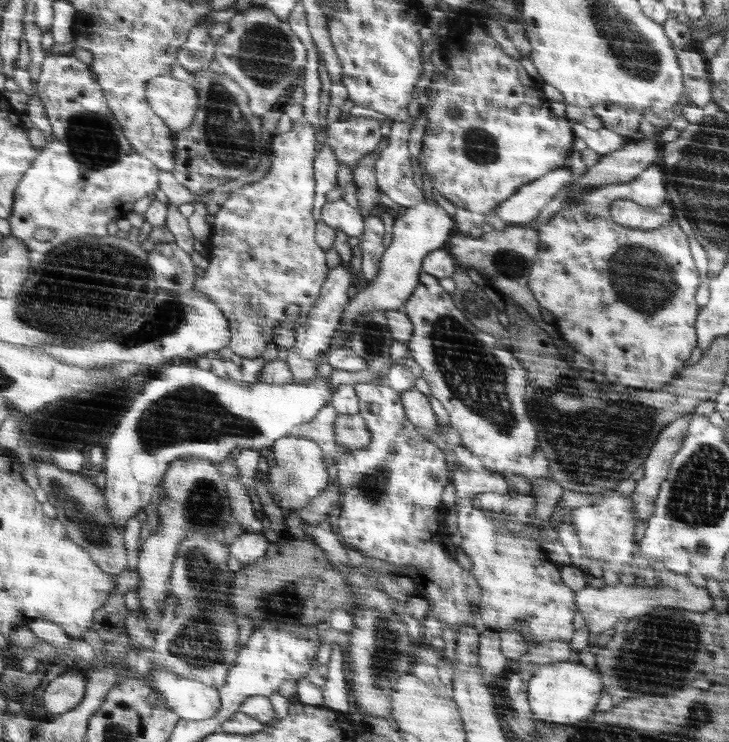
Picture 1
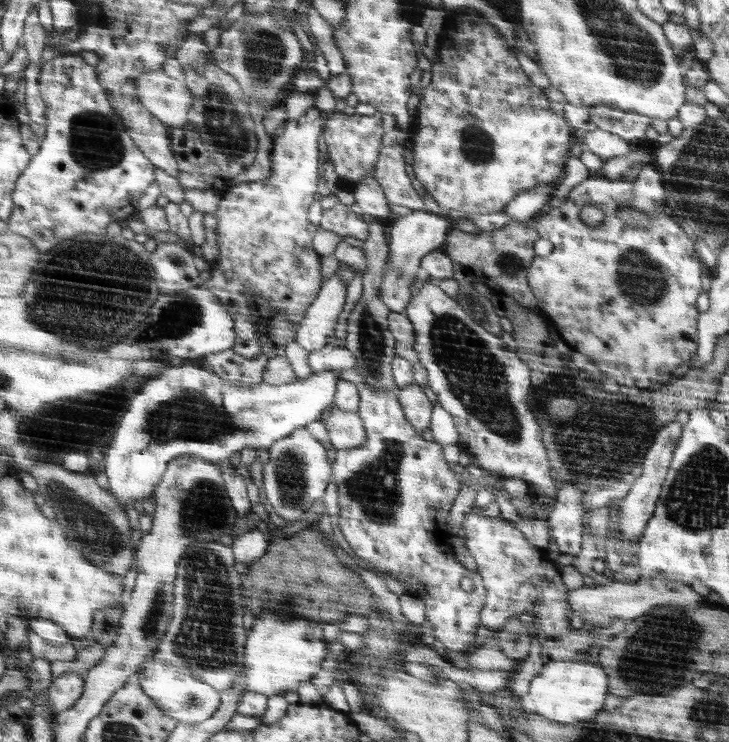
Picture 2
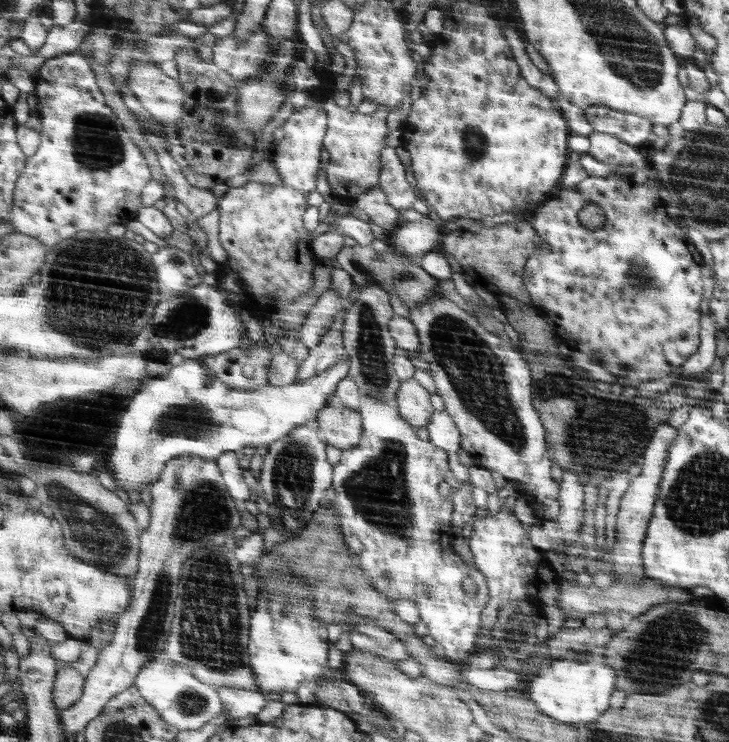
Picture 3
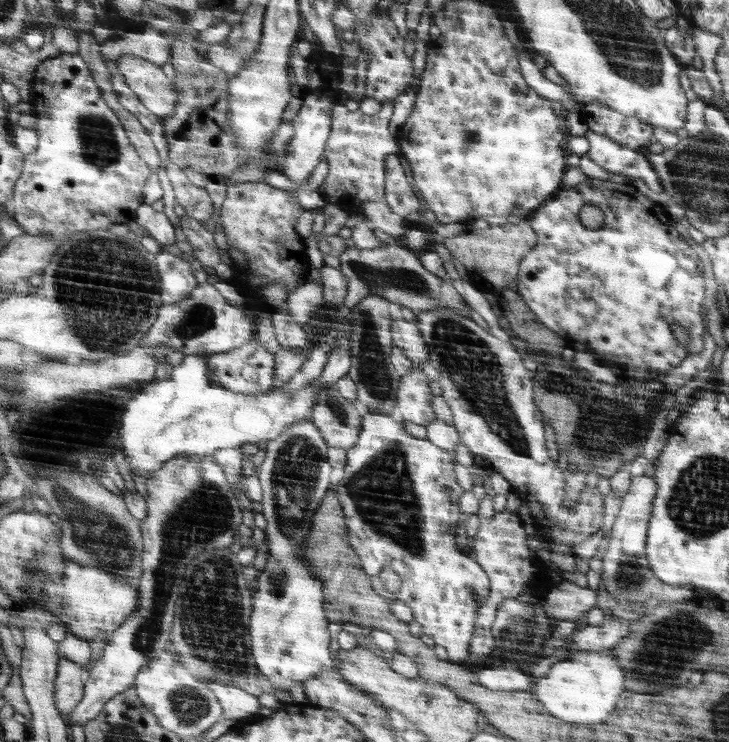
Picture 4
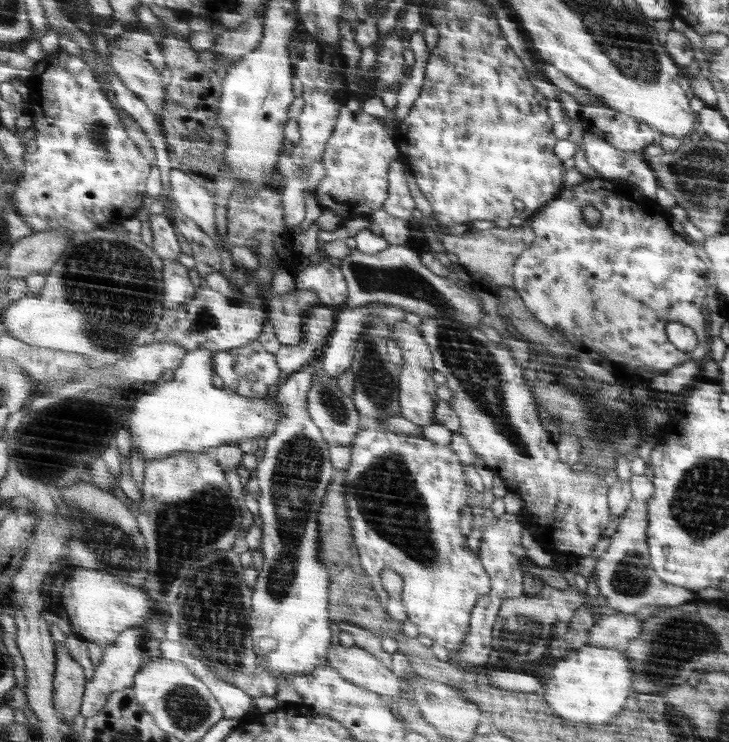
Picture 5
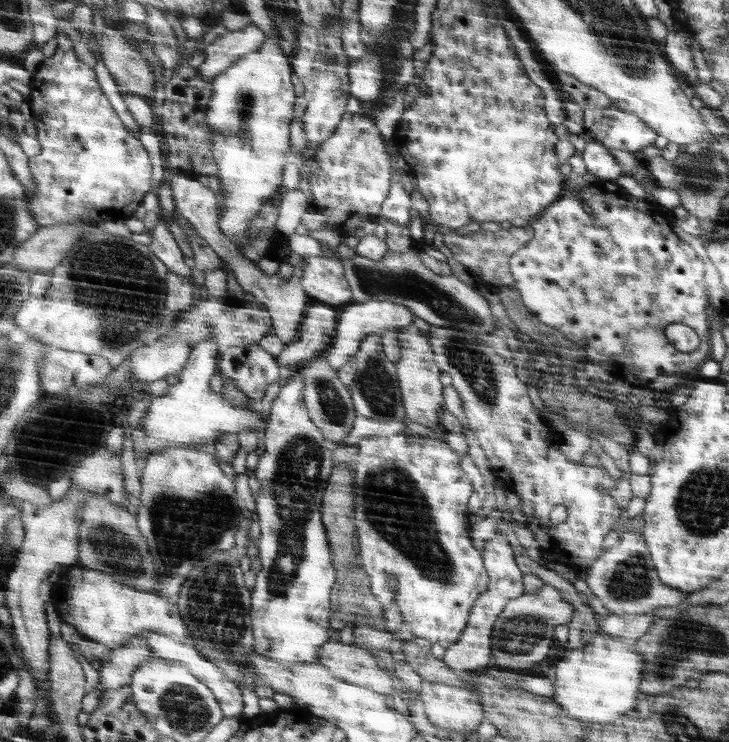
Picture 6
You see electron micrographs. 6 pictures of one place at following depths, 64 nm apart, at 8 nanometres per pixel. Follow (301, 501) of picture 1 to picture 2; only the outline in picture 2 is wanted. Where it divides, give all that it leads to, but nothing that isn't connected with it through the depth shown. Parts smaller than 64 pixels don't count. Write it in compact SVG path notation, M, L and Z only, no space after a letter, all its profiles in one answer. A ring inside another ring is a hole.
M296 430L270 446L269 452L269 462L263 466L262 489L278 516L285 518L288 524L297 522L326 492L332 474L330 462L326 460L326 450L314 434Z

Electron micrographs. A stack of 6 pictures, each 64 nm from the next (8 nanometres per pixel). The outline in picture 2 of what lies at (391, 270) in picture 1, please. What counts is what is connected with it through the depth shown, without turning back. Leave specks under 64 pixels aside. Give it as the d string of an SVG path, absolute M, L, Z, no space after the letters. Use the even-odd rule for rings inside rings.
M413 210L407 216L394 218L388 231L388 256L385 261L385 270L381 279L381 286L377 298L391 312L403 314L414 297L413 289L417 278L422 271L423 258L428 253L441 250L447 240L447 235L455 224L450 222L449 216L444 216L432 211ZM387 263L387 266L386 266Z

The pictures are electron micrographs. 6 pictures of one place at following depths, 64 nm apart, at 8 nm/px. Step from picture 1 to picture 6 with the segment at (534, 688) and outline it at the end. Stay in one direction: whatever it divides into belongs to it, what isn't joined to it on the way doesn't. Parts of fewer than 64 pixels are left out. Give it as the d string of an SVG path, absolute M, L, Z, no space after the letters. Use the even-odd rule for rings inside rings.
M596 632L590 644L568 650L568 658L557 658L554 674L556 674L553 682L554 695L550 699L560 706L560 710L564 710L568 716L576 720L598 722L598 724L611 723L621 714L634 709L634 702L638 696L638 684L640 684L640 678L644 676L644 658L636 654L634 646L618 638L610 638L602 632Z

